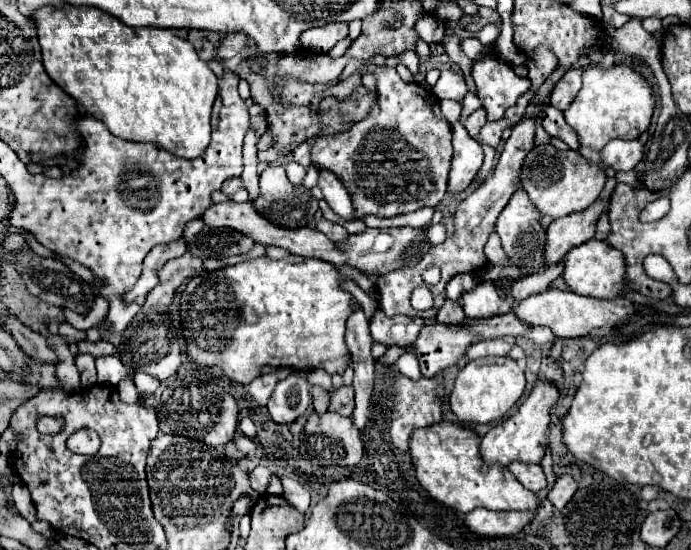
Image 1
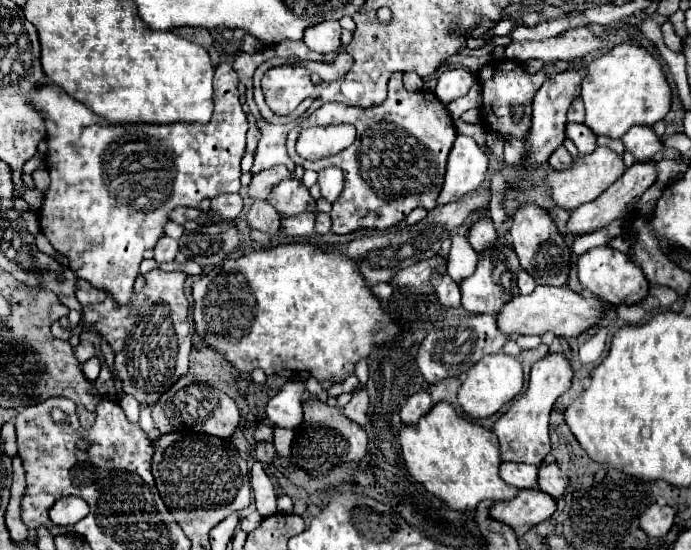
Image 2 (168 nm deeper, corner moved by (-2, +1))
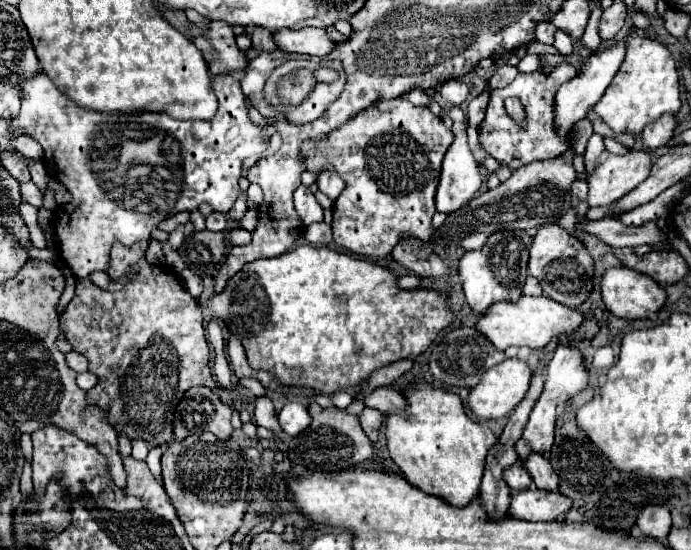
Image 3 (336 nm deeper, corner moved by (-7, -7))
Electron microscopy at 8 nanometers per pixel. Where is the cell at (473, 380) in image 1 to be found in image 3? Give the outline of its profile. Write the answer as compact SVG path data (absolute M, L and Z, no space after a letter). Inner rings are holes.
M506 358L504 362L500 362L498 366L490 368L486 374L482 374L480 382L470 390L468 406L478 418L484 418L484 420L508 416L518 406L518 402L526 396L530 378L532 378L532 370L528 368L528 364L524 360Z

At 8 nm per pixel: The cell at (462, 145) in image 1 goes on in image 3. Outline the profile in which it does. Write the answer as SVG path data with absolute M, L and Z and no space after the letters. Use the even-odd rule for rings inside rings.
M453 106L450 109L443 109L441 117L448 116L453 120L452 131L454 133L454 142L448 148L444 160L442 160L442 172L440 172L440 184L436 190L436 210L438 212L456 212L458 208L462 208L468 200L474 198L474 194L480 190L482 184L482 176L480 176L480 166L476 164L468 142L466 142L466 127L463 124L465 117L464 112L459 106Z

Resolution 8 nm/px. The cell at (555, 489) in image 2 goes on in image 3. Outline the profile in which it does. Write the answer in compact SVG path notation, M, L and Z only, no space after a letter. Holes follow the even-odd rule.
M532 452L530 456L524 458L524 468L528 470L532 482L536 484L536 488L542 490L558 490L558 476L552 468L552 464L538 452Z

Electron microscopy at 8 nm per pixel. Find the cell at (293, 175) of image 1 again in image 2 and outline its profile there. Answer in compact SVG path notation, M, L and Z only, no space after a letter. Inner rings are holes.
M273 166L269 170L263 170L259 174L253 176L251 184L249 184L249 196L251 198L267 198L271 188L285 178L291 178L293 172L287 166Z

